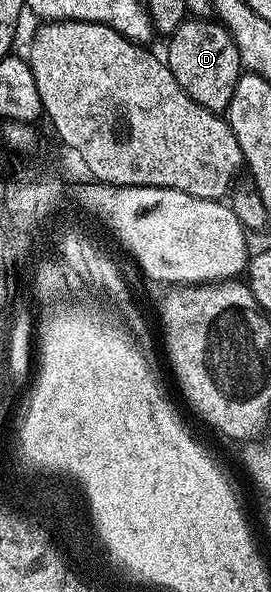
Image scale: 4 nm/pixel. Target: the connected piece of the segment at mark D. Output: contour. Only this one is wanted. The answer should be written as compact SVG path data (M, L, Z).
M187 19L180 23L180 27L176 27L174 33L169 34L167 41L170 42L166 45L164 60L167 67L172 71L176 83L180 83L180 87L186 94L196 103L200 103L200 107L204 107L208 111L219 115L225 114L232 103L232 91L236 91L236 83L244 72L244 66L240 59L240 51L236 47L236 43L232 39L230 32L217 19L208 21Z

